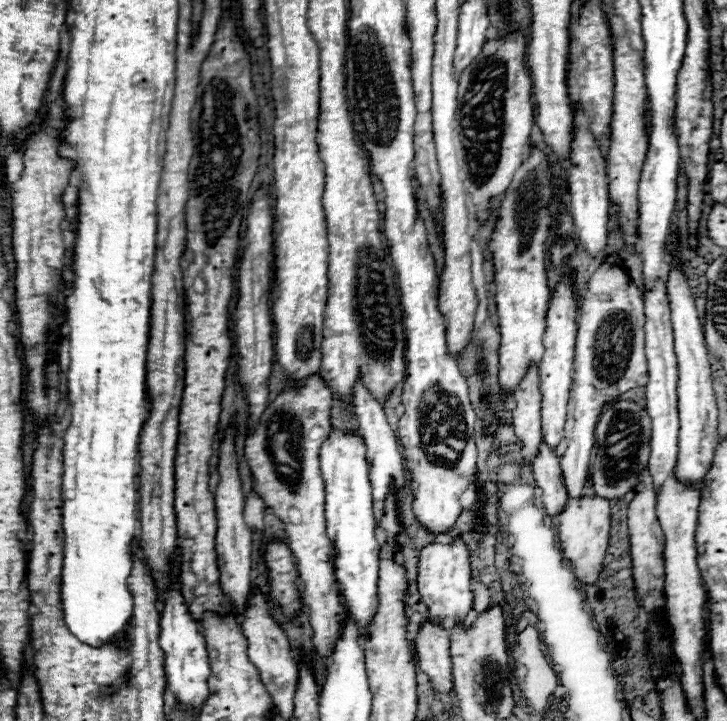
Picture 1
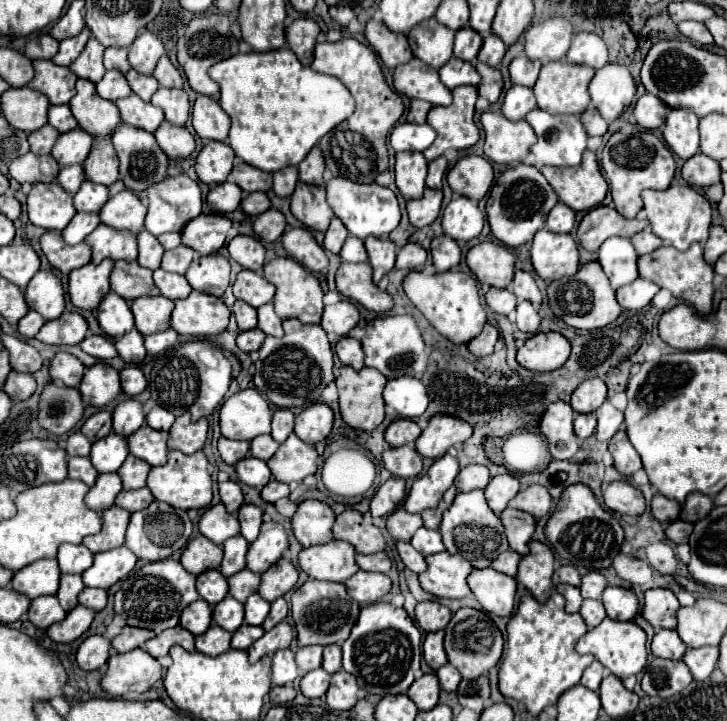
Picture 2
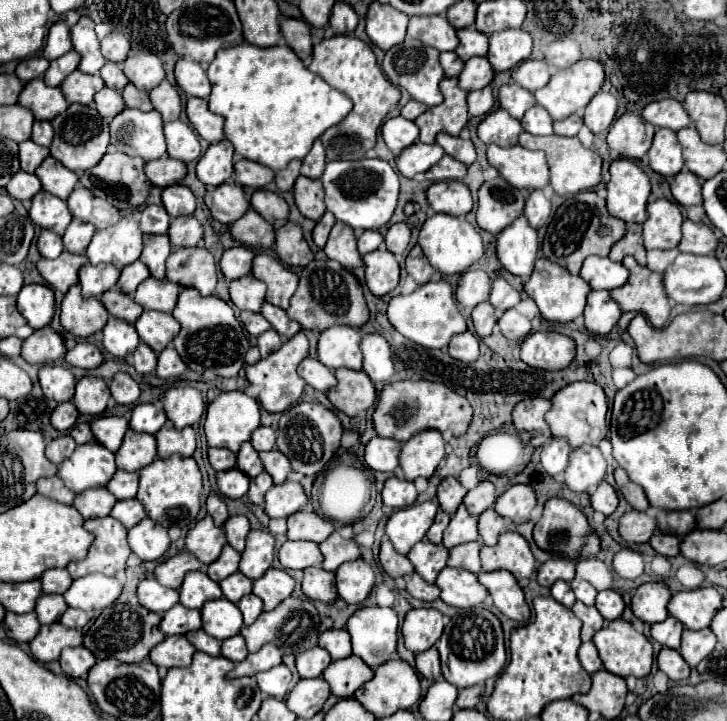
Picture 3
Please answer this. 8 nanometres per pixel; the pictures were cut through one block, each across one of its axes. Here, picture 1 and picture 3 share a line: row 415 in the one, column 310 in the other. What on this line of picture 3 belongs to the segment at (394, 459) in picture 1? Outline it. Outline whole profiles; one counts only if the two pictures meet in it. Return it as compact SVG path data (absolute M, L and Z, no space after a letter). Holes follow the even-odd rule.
M306 356L300 366L298 366L298 374L316 390L320 392L328 392L332 386L336 386L336 376L330 368L326 368L318 358Z

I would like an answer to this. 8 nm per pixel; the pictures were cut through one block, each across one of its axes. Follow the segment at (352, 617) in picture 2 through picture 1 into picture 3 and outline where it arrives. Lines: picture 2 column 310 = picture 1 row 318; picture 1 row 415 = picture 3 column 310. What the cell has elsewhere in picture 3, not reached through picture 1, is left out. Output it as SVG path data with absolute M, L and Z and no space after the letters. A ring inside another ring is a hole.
M320 566L306 568L304 578L302 578L302 592L310 600L320 600L320 602L332 604L338 598L334 572L328 572L328 570L320 568Z

